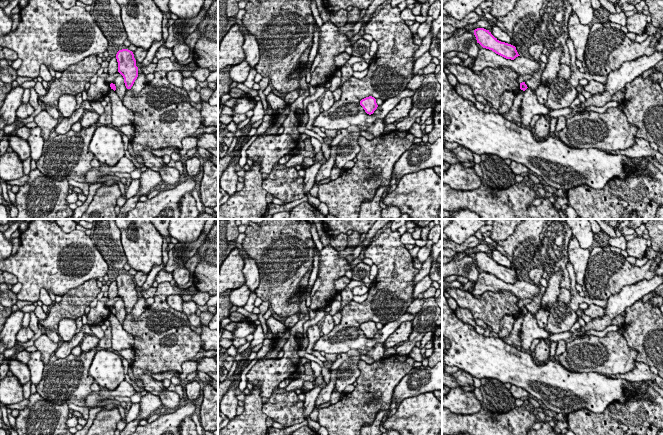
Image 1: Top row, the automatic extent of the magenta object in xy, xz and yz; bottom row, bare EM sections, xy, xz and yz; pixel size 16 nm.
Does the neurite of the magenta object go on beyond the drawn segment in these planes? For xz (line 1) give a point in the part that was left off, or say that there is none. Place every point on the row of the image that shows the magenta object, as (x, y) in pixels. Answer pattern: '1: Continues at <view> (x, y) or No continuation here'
1: No continuation here

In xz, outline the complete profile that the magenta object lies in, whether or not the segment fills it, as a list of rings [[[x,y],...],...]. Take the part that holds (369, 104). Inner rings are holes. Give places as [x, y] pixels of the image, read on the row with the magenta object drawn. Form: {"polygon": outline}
{"polygon": [[[372,96],[366,97],[360,101],[360,105],[363,107],[365,112],[369,115],[373,114],[377,109],[378,105],[376,99]]]}

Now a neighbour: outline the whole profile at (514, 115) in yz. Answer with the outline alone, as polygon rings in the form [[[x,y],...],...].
[[[520,90],[513,101],[513,105],[510,111],[502,115],[506,120],[512,121],[514,123],[521,123],[521,101],[524,96],[524,91]]]

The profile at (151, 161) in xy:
[[[141,151],[140,156],[143,159],[143,165],[147,168],[150,168],[156,172],[159,172],[159,170],[166,165],[161,157],[158,157],[154,154],[152,154],[150,151]]]

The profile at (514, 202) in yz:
[[[523,181],[507,189],[491,188],[482,182],[478,189],[471,191],[454,190],[442,183],[442,211],[468,209],[478,214],[480,219],[561,219],[559,212],[548,197],[542,199],[540,205],[533,206],[531,203],[535,196],[535,191]]]

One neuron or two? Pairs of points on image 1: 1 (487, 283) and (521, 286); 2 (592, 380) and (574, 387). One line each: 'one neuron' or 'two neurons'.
1: one neuron
2: one neuron

